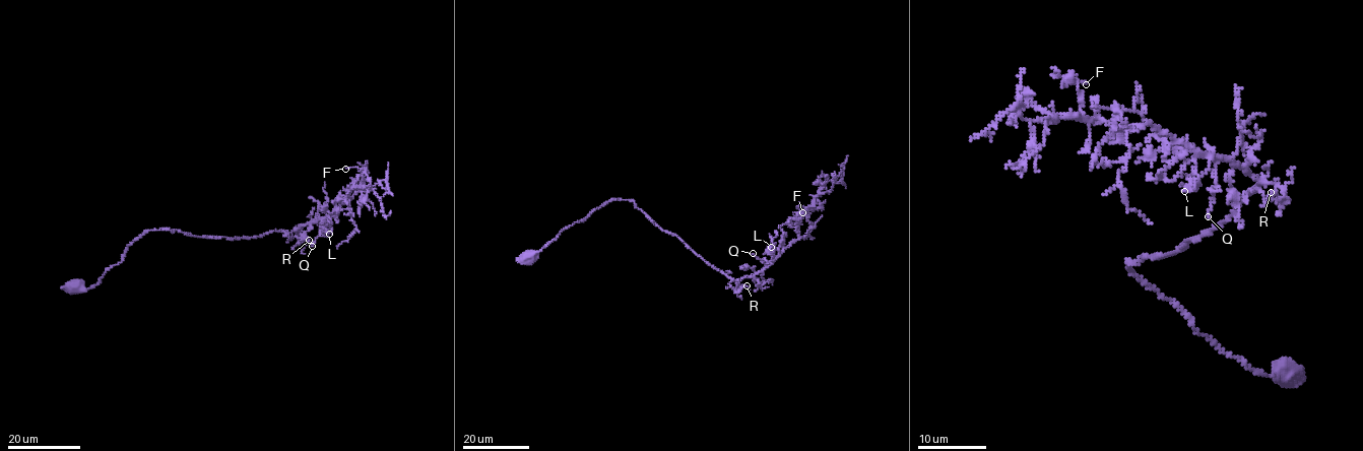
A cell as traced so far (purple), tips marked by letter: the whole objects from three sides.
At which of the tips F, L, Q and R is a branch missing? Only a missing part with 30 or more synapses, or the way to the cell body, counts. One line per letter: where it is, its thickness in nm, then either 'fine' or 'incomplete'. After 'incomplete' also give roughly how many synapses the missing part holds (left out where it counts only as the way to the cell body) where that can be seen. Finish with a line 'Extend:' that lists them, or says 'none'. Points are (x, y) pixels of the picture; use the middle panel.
F: at (802, 212); 120 nm thick; fine
L: at (771, 247); 280 nm thick; fine
Q: at (753, 253); 150 nm thick; fine
R: at (747, 285); 280 nm thick; incomplete; about 300 synapses
Extend: R

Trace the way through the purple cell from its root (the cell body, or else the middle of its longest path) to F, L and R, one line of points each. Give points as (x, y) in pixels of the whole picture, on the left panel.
F: (252, 238), (291, 232), (331, 216), (350, 199), (349, 189), (362, 173), (359, 167), (345, 169)
L: (252, 238), (271, 231), (291, 232), (329, 216), (325, 226), (329, 234)
R: (252, 238), (271, 231), (295, 231), (305, 244), (309, 240)

